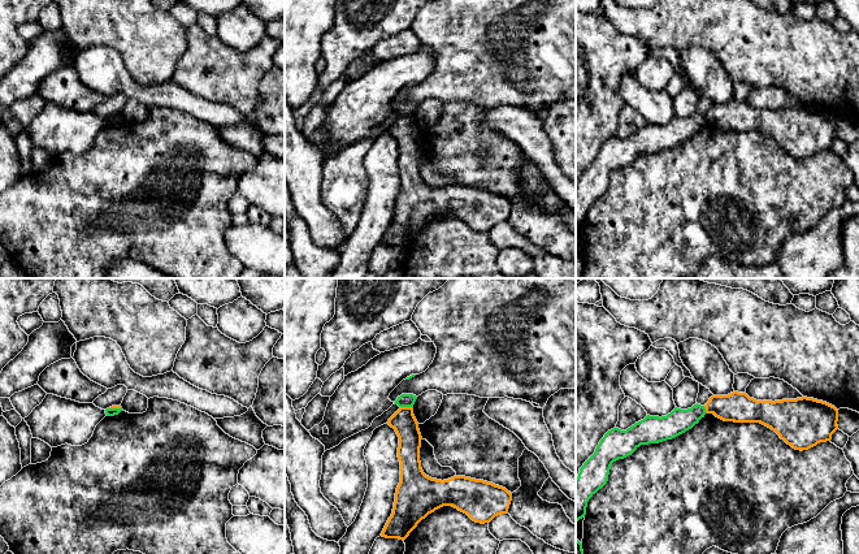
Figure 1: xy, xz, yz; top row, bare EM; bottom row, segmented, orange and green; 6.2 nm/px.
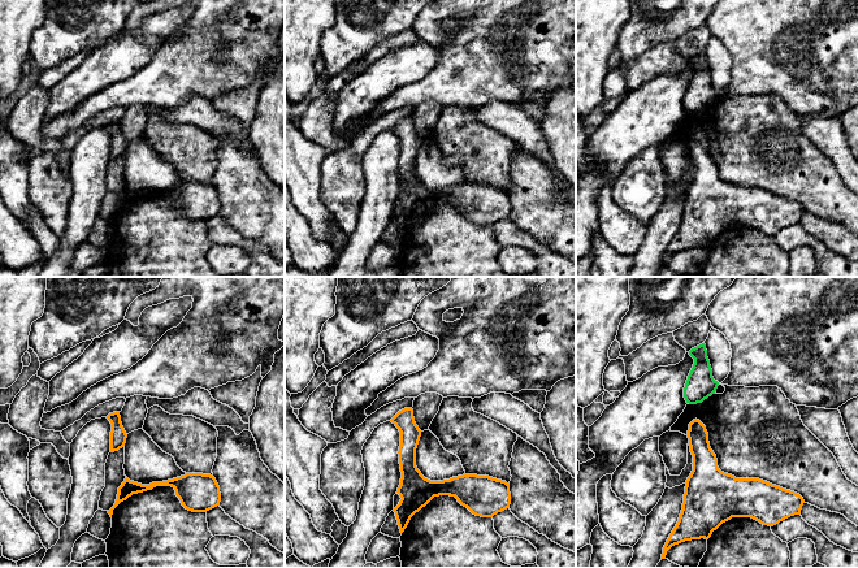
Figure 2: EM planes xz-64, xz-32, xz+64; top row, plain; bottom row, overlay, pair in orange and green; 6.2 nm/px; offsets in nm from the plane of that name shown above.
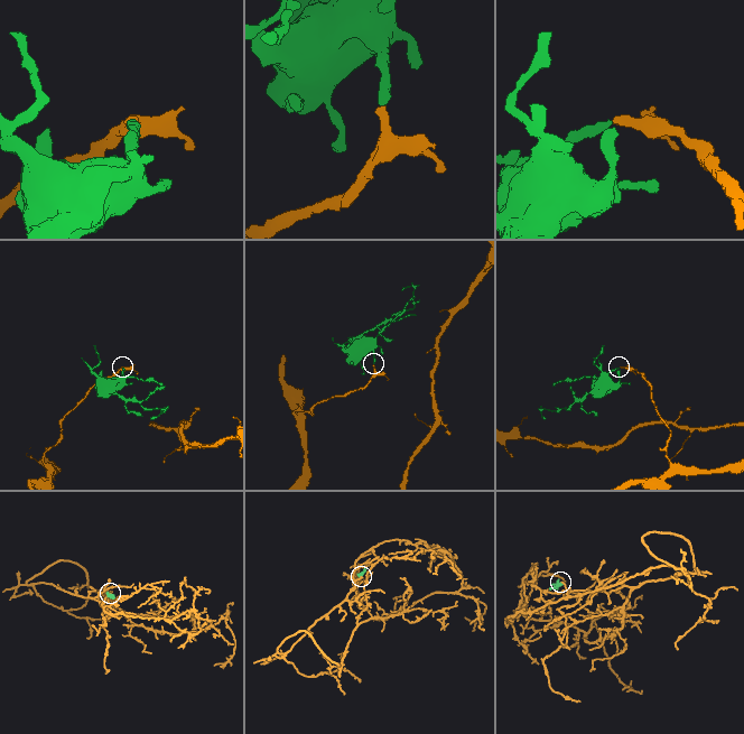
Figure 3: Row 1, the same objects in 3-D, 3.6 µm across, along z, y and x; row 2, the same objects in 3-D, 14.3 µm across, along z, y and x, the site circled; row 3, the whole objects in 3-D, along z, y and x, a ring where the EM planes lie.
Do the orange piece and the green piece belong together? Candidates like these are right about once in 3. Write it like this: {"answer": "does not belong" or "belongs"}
{"answer": "does not belong"}

